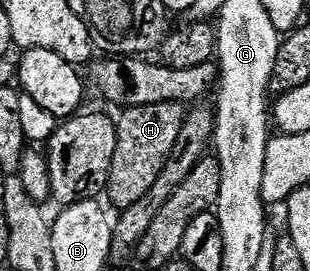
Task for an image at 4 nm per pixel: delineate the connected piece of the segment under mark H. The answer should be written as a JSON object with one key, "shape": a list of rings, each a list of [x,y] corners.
{"shape":[[[168,101],[147,107],[126,109],[116,118],[117,142],[115,143],[115,159],[111,159],[111,171],[107,194],[109,201],[117,211],[122,211],[138,202],[147,191],[154,186],[155,179],[163,171],[163,165],[175,147],[181,125],[185,121],[186,106]]]}

